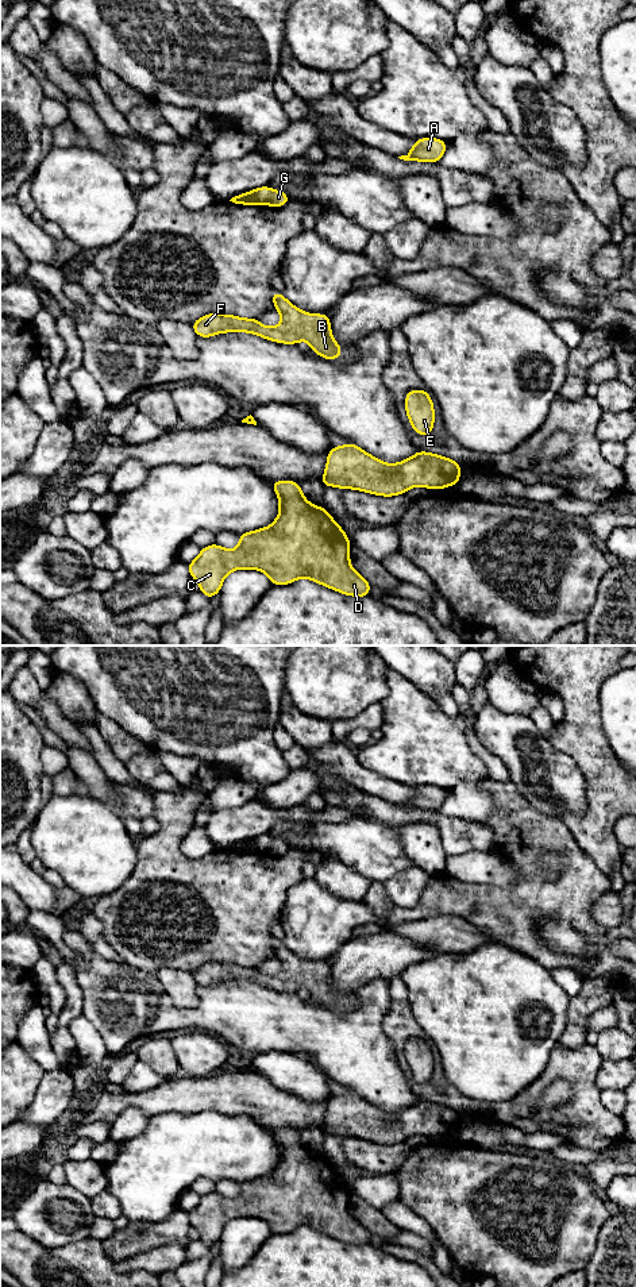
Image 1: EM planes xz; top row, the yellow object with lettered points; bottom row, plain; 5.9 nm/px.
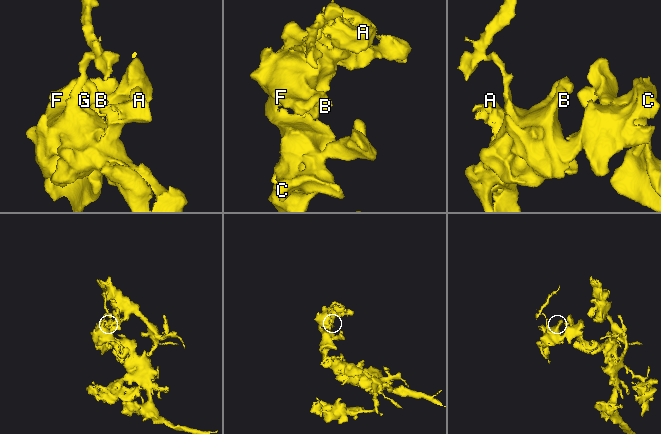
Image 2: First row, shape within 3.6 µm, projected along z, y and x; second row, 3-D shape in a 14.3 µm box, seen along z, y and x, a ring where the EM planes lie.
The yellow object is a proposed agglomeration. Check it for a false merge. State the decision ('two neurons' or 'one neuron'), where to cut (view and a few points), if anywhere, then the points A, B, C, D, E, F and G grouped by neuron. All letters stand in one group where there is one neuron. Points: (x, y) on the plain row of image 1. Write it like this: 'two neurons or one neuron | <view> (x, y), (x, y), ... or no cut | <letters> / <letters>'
two neurons | xz (251, 839), (258, 851) | A B C D E F / G

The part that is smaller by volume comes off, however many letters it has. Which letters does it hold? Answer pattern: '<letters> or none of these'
G

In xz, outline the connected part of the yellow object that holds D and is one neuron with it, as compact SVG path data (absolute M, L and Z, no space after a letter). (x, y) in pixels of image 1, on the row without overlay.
M273 1129L271 1136L280 1147L280 1163L266 1176L239 1183L239 1195L226 1198L211 1192L201 1197L200 1203L188 1211L189 1222L209 1248L220 1241L227 1222L239 1217L253 1217L266 1221L271 1233L288 1233L298 1226L309 1226L342 1242L370 1244L371 1233L359 1224L350 1211L350 1187L324 1155L315 1155L301 1141L294 1129Z

